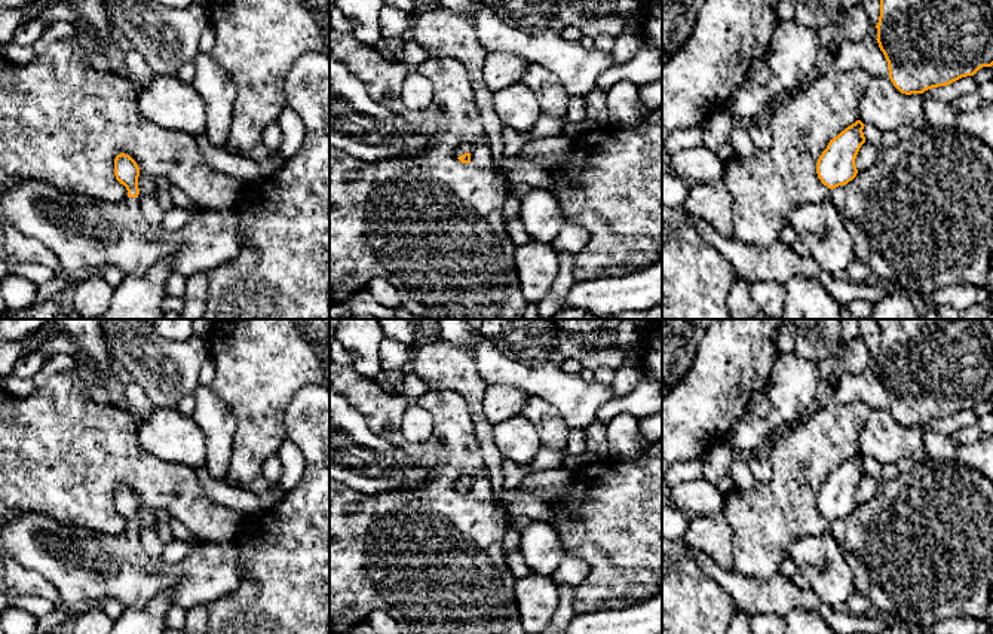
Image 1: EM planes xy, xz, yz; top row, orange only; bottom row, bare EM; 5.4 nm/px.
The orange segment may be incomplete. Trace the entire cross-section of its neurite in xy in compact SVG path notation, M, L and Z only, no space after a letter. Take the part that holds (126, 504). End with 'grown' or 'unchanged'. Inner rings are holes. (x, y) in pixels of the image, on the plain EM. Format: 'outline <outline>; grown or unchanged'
outline M120 486L116 488L114 508L128 523L128 529L119 535L62 524L45 514L21 514L0 524L0 548L21 566L39 573L43 579L50 582L59 595L59 603L68 604L114 598L125 607L142 609L154 595L165 589L171 589L174 594L174 604L181 606L187 612L197 604L209 604L229 595L232 591L237 589L245 579L245 569L239 561L239 548L233 540L202 540L200 543L190 546L190 552L181 561L166 564L162 557L153 558L141 546L138 530L140 500L129 487Z; grown

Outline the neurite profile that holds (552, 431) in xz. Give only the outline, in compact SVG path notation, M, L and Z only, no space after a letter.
M528 395L521 414L534 425L543 447L566 453L571 428L557 407L540 396Z

